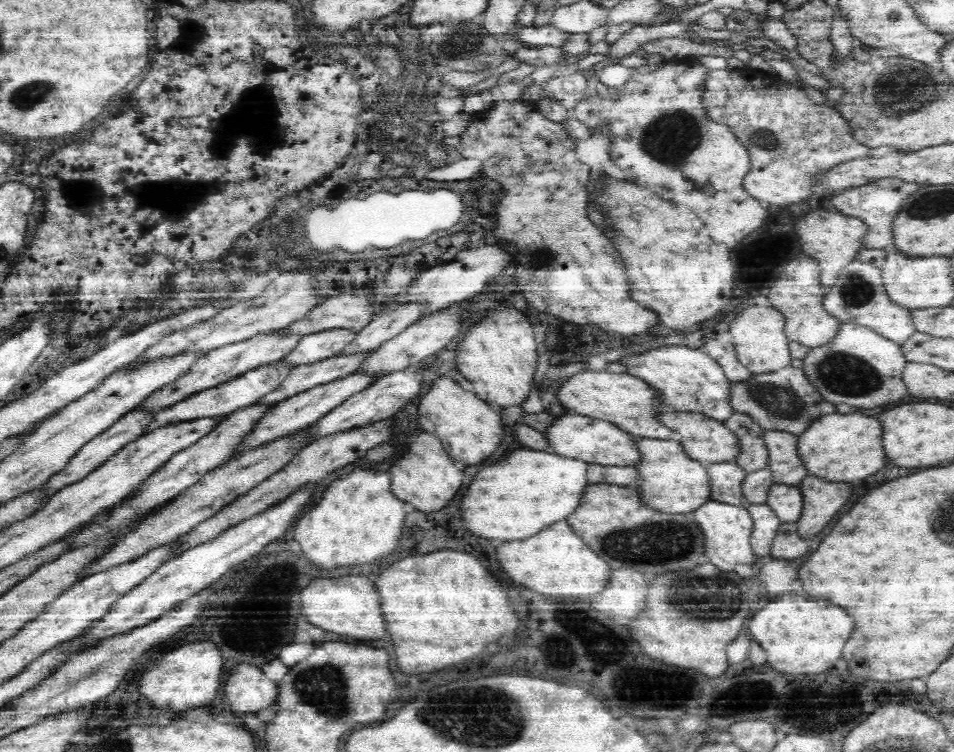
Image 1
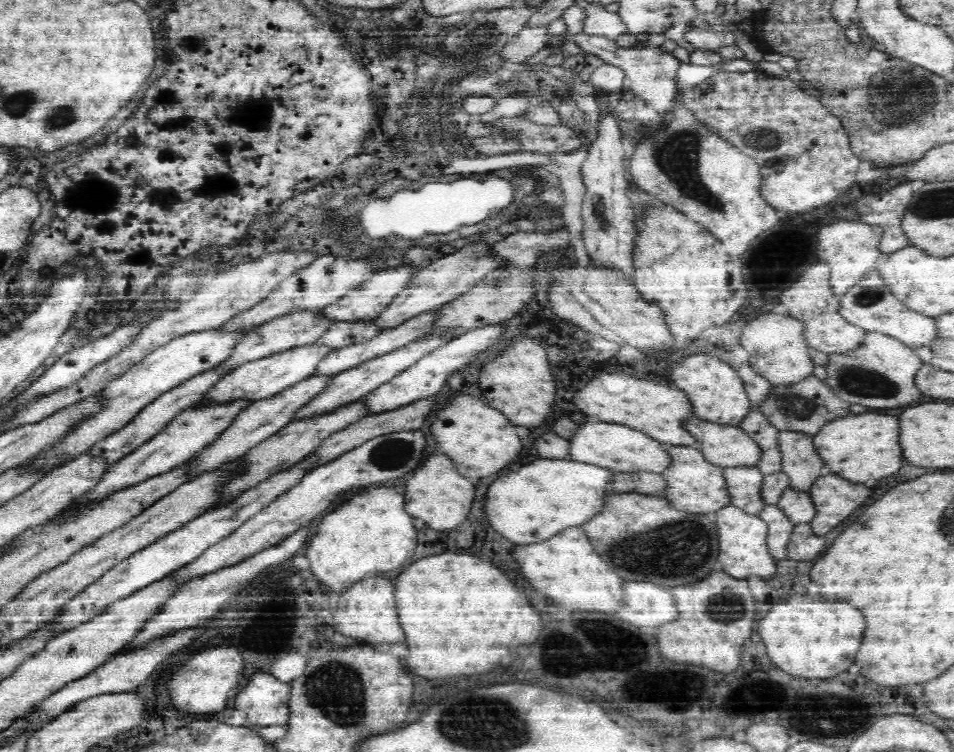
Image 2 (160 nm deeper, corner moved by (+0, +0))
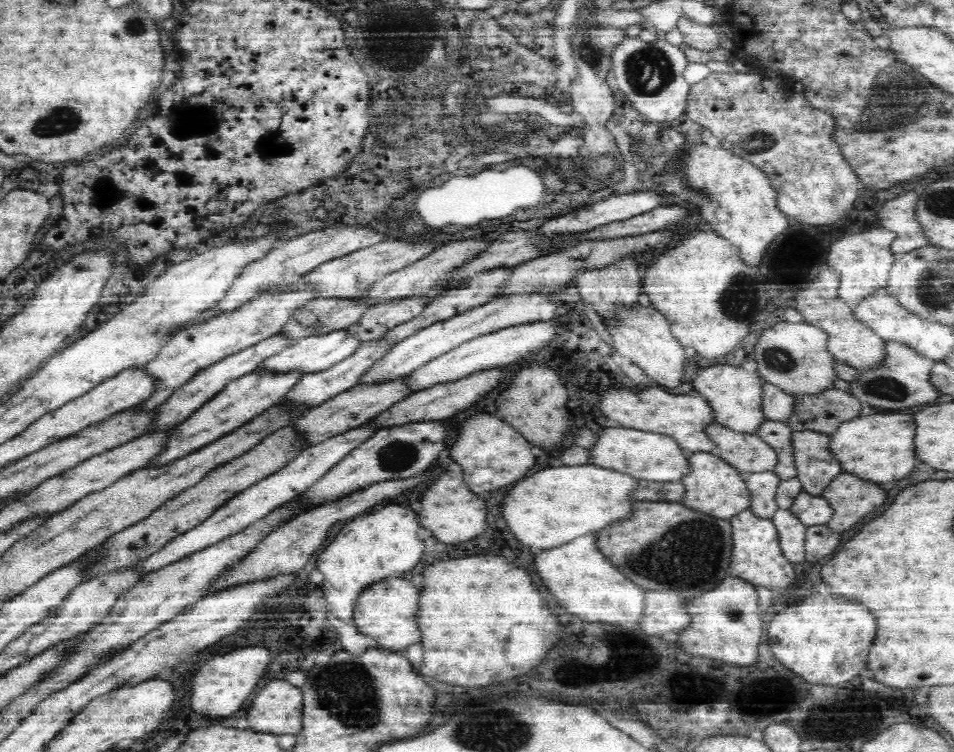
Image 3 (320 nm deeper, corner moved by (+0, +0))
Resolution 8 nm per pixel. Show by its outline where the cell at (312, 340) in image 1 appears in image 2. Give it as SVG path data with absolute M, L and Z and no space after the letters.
M376 319L358 320L358 322L336 322L336 324L324 333L322 338L318 338L314 343L336 350L372 340L380 332L381 330L379 330Z

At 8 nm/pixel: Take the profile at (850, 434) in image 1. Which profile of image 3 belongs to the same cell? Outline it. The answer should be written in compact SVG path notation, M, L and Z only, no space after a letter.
M892 411L876 412L842 422L837 432L830 435L828 450L832 451L843 472L852 473L865 481L884 484L890 480L900 480L914 470L918 460L916 450L912 450L914 434L916 422L912 422L912 416Z

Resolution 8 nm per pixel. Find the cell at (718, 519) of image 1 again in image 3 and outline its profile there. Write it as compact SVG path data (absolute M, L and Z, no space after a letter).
M750 508L729 519L732 523L732 558L730 558L730 574L742 578L746 582L764 588L774 588L788 592L792 582L796 580L796 572L790 562L780 552L780 539L772 519L757 517Z

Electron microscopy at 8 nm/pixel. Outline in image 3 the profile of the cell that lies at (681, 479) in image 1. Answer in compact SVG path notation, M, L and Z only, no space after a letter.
M694 452L688 455L689 470L680 481L684 483L686 494L682 504L704 514L721 519L730 519L742 510L749 509L749 494L744 486L742 472L722 460L717 454Z

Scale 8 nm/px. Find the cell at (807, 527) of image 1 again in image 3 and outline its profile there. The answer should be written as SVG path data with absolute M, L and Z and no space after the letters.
M846 472L836 476L821 496L828 501L833 512L832 518L825 523L826 527L835 533L856 526L886 502L886 490L882 490L880 484Z

